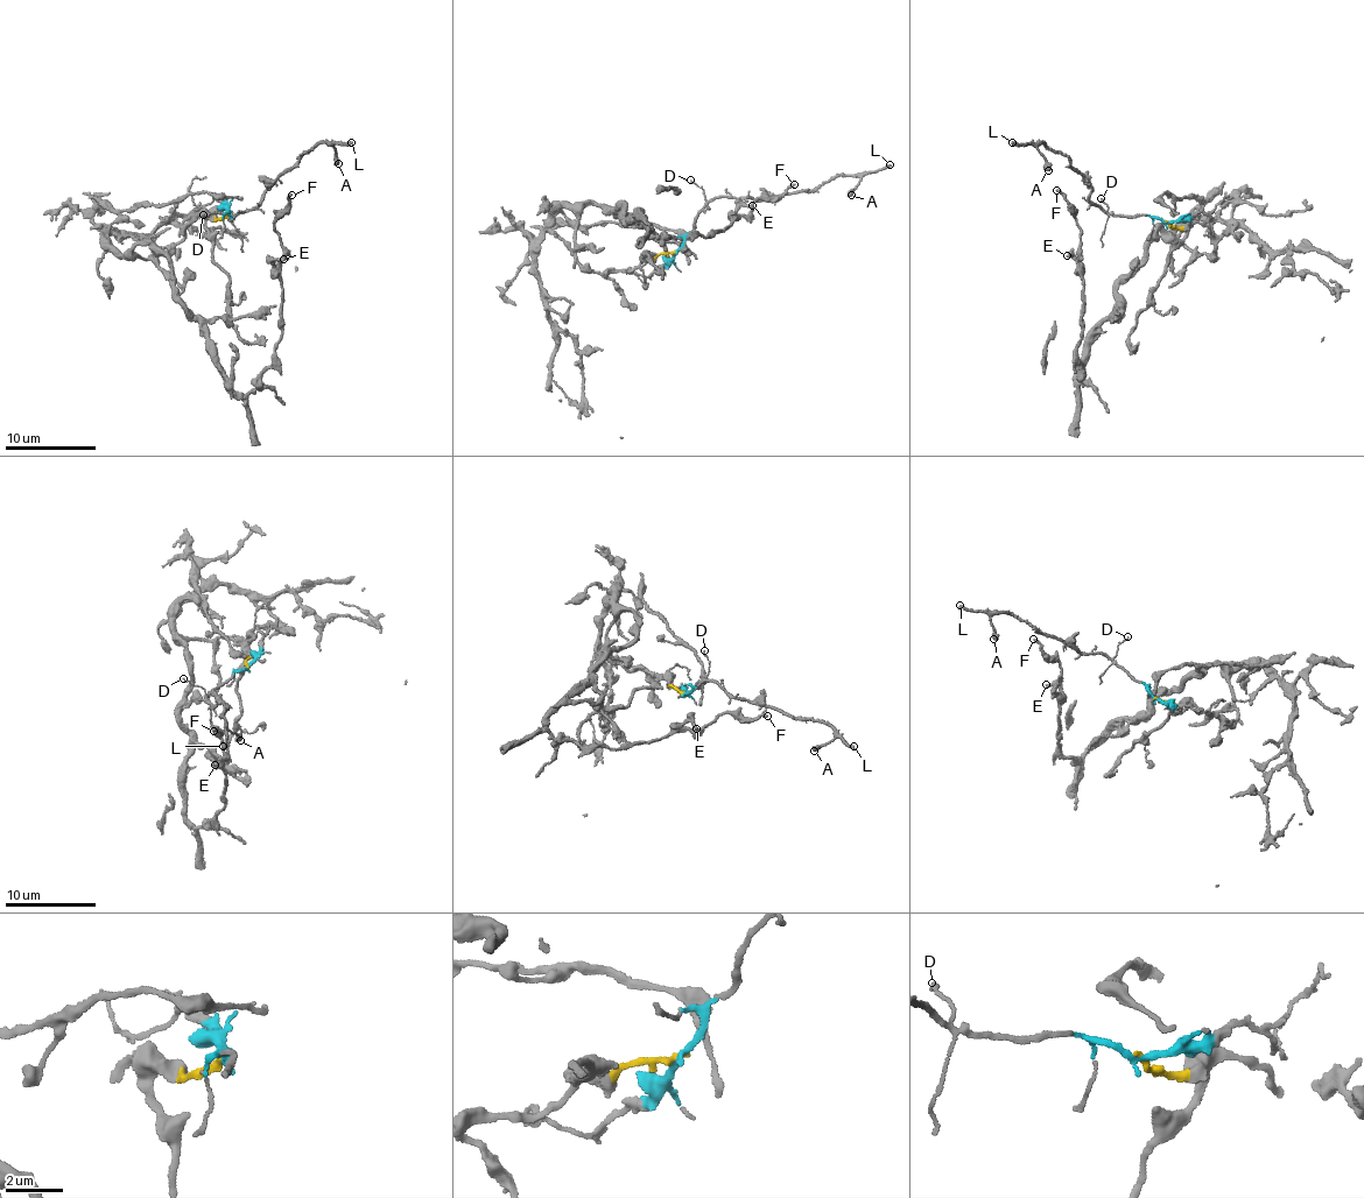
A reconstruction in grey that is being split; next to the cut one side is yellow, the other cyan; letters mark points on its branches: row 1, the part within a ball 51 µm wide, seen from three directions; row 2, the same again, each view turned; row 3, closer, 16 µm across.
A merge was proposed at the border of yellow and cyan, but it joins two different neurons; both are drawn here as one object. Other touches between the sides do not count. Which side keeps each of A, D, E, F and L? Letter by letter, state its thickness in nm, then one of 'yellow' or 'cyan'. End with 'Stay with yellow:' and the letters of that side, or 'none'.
A: calibre 420 nm; cyan
D: calibre 100 nm; cyan
E: calibre 240 nm; yellow
F: calibre 200 nm; yellow
L: calibre 240 nm; cyan
Stay with yellow: E, F

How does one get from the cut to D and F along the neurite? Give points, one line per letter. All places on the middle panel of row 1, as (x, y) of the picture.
D: (676, 252), (705, 204), (701, 188), (690, 181)
F: (676, 252), (598, 274), (578, 261), (576, 223), (593, 203), (621, 206), (662, 237), (709, 237), (795, 184)

